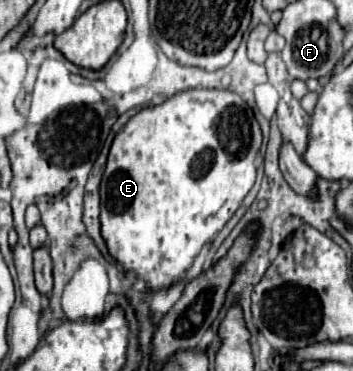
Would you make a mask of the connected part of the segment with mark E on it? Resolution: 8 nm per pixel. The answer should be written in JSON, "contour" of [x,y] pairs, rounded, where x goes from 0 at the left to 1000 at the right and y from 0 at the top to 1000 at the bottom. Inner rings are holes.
{"contour":[[[575,235],[535,240],[535,245],[513,245],[490,261],[479,261],[456,283],[399,294],[382,315],[365,321],[365,332],[320,375],[303,450],[297,450],[292,488],[286,488],[286,633],[303,655],[314,693],[331,698],[331,709],[348,709],[348,720],[360,730],[382,730],[382,741],[394,752],[411,752],[422,763],[422,779],[456,779],[456,774],[473,774],[473,768],[496,763],[501,752],[513,752],[524,741],[524,730],[547,714],[547,698],[575,671],[575,660],[586,650],[598,650],[632,617],[632,606],[660,585],[660,574],[671,569],[671,558],[683,553],[683,542],[694,536],[705,509],[717,504],[722,466],[728,466],[722,423],[734,412],[734,396],[739,396],[739,342],[717,310],[711,288],[671,251],[654,251],[654,245],[575,240]]]}

